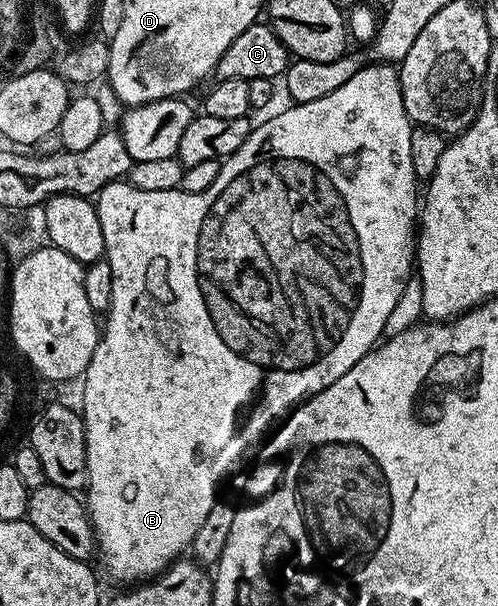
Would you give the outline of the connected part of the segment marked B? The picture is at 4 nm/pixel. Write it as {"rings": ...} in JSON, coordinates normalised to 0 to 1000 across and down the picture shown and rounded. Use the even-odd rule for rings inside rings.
{"rings":[[[765,102],[737,104],[725,112],[683,149],[667,149],[667,155],[651,155],[651,162],[635,162],[635,168],[610,168],[580,175],[568,185],[552,188],[544,198],[534,198],[526,206],[504,210],[502,224],[474,248],[474,254],[454,259],[446,266],[442,287],[434,287],[434,300],[418,307],[408,317],[367,317],[363,309],[345,314],[281,314],[251,295],[227,297],[197,315],[193,342],[201,375],[209,386],[211,429],[225,439],[225,472],[229,474],[229,498],[221,503],[221,513],[209,521],[209,551],[199,553],[197,569],[185,584],[185,597],[169,616],[165,634],[165,673],[161,685],[169,716],[173,718],[173,802],[169,807],[169,830],[173,845],[189,870],[193,911],[205,916],[205,931],[221,950],[247,957],[247,965],[261,967],[279,954],[313,954],[329,937],[339,937],[343,929],[359,922],[361,914],[376,909],[388,894],[390,883],[402,871],[402,865],[416,853],[424,832],[442,823],[438,812],[438,792],[454,785],[502,746],[502,739],[516,741],[522,729],[536,724],[538,715],[580,682],[598,672],[600,665],[641,647],[649,637],[675,630],[679,620],[693,617],[695,609],[705,607],[713,594],[721,594],[729,581],[741,581],[745,573],[757,569],[763,561],[763,543],[775,530],[775,517],[787,512],[791,497],[807,483],[807,474],[827,455],[827,411],[835,403],[835,371],[843,363],[843,299],[839,289],[827,281],[827,210],[819,188],[811,182],[811,162],[807,144],[799,134],[799,112],[787,106]]]}

